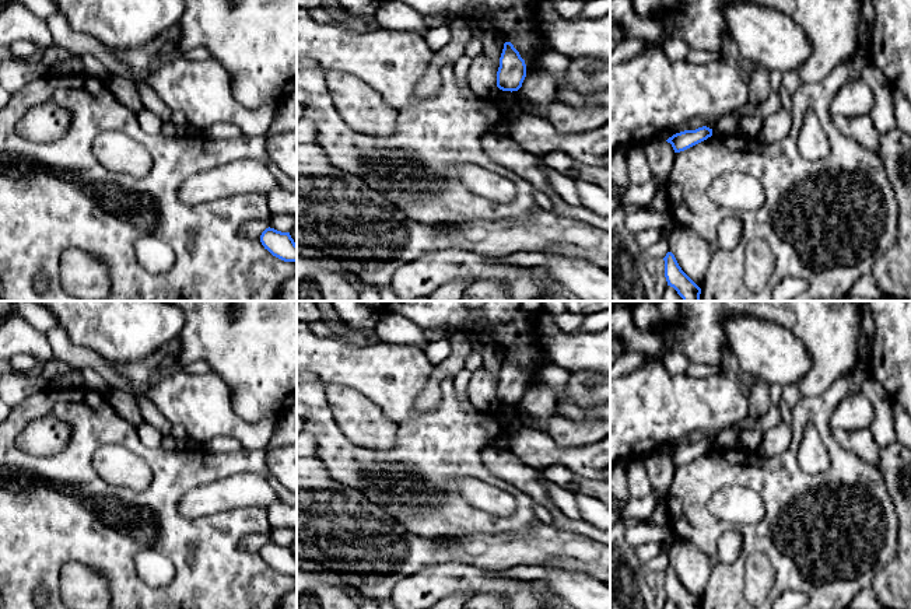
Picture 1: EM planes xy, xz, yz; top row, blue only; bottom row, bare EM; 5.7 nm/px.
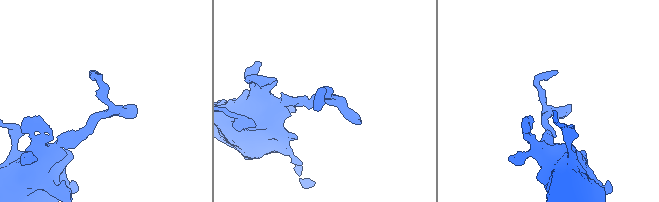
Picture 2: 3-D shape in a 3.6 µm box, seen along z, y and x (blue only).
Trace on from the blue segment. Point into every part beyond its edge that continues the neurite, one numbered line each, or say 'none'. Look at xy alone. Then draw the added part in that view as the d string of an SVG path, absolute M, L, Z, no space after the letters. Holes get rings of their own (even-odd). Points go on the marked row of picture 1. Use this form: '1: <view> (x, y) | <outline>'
none

